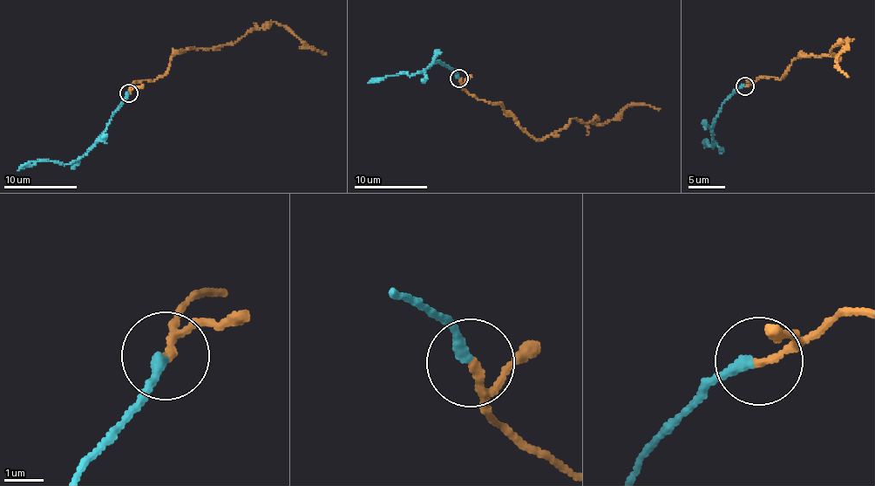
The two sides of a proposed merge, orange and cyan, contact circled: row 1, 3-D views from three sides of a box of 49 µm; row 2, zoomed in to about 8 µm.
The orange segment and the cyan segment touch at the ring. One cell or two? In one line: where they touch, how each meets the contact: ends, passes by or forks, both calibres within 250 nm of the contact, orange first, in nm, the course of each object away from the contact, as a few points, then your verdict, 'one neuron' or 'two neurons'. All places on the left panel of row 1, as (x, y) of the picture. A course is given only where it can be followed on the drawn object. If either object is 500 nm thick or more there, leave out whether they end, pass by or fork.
at (128, 93); orange ends there; cyan ends there; 170 nm thick on the orange side, 280 nm on the other; orange runs (129, 93), (136, 83), (157, 79), (166, 71), (173, 54), (231, 44), (254, 28), (275, 22), (326, 54); cyan runs (129, 93), (90, 150), (68, 164), (29, 161), (17, 170); one neuron

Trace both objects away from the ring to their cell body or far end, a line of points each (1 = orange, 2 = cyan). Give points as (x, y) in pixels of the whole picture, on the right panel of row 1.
1: (744, 86), (765, 78), (782, 78), (798, 56), (838, 58), (830, 50), (849, 39), (837, 60), (847, 77)
2: (744, 86), (722, 105), (711, 135), (714, 147), (704, 140), (704, 147)

